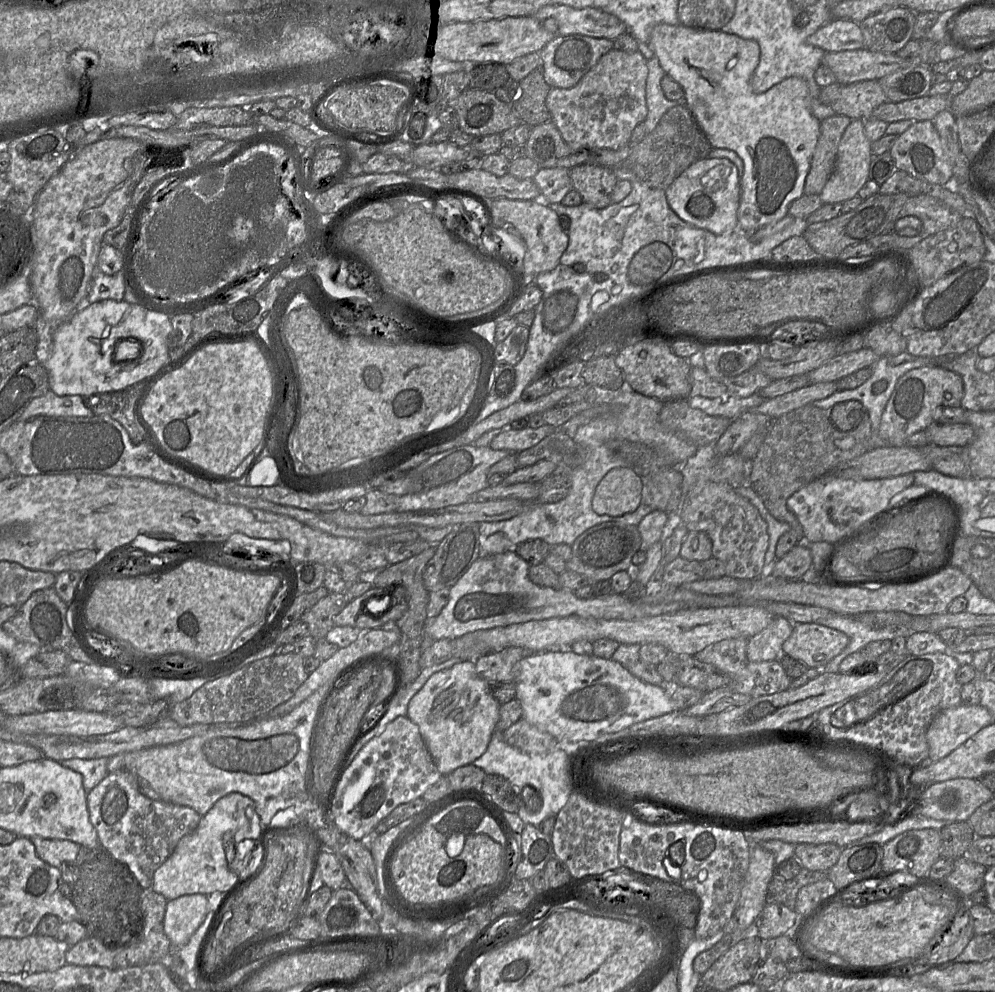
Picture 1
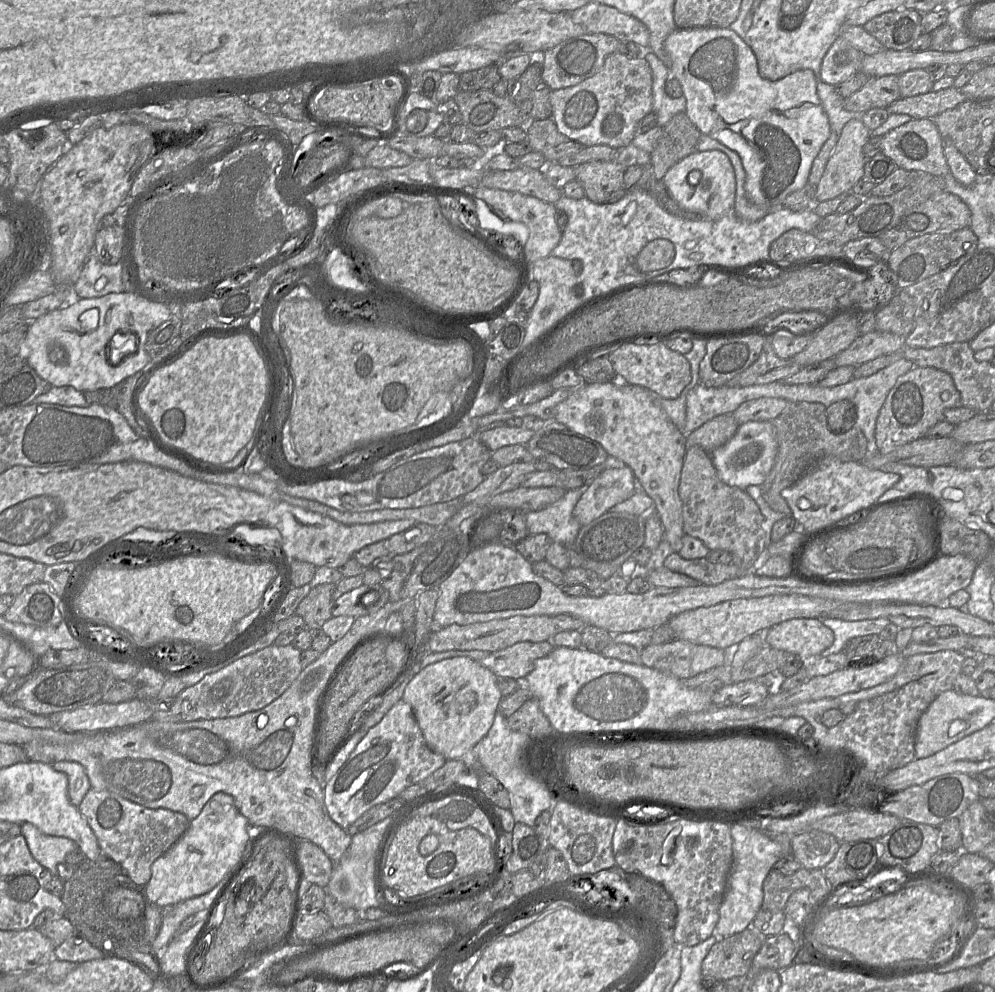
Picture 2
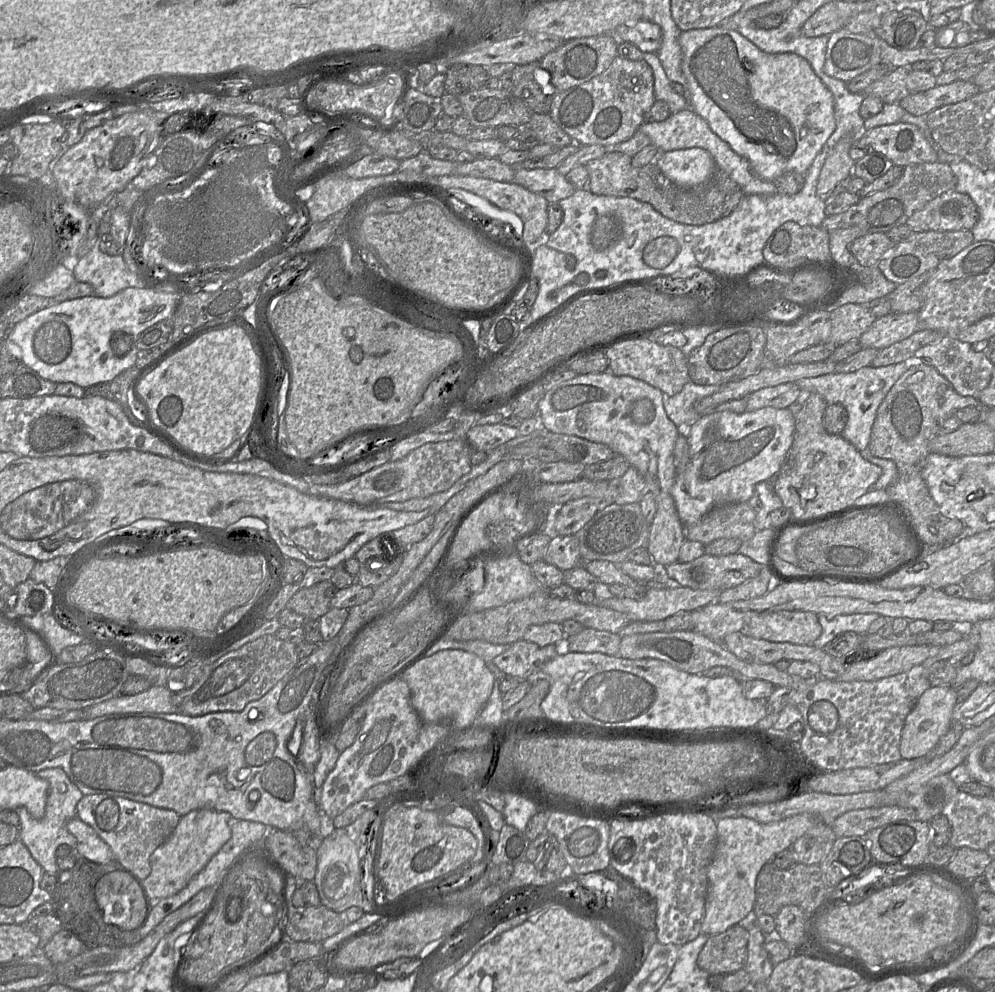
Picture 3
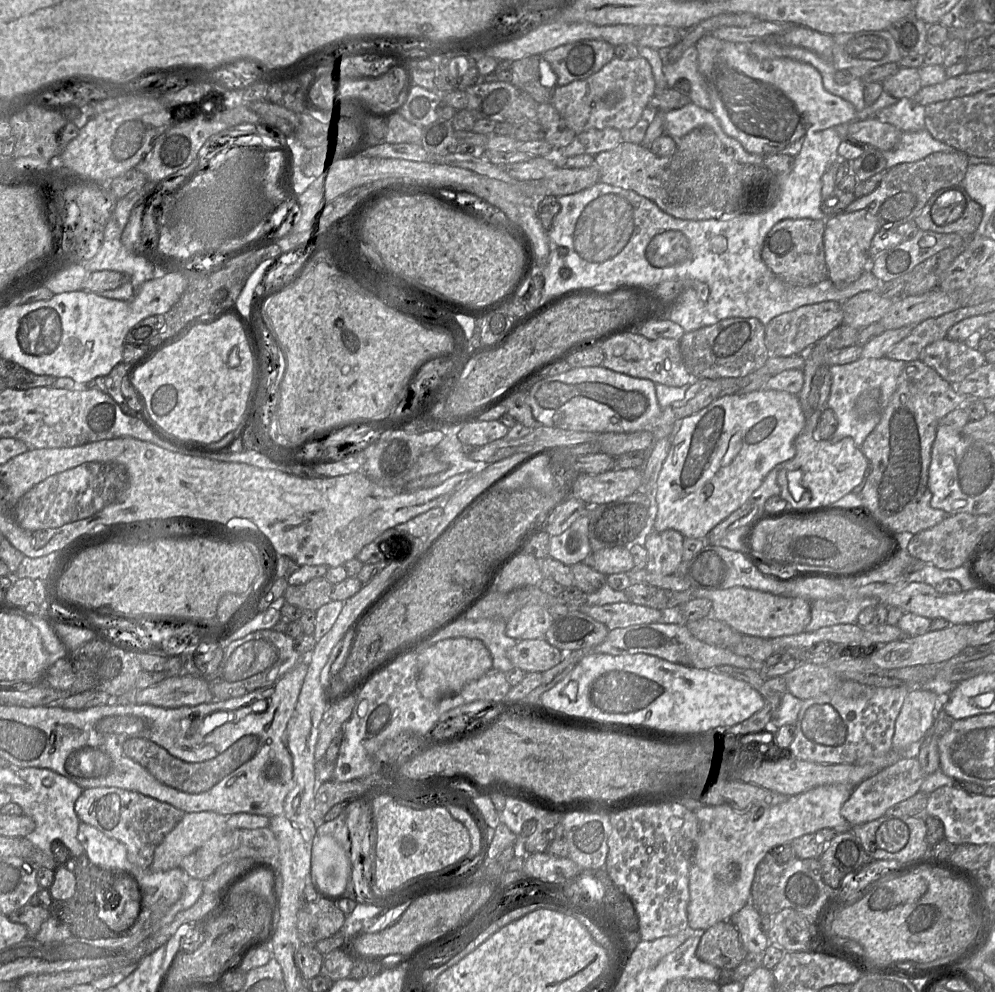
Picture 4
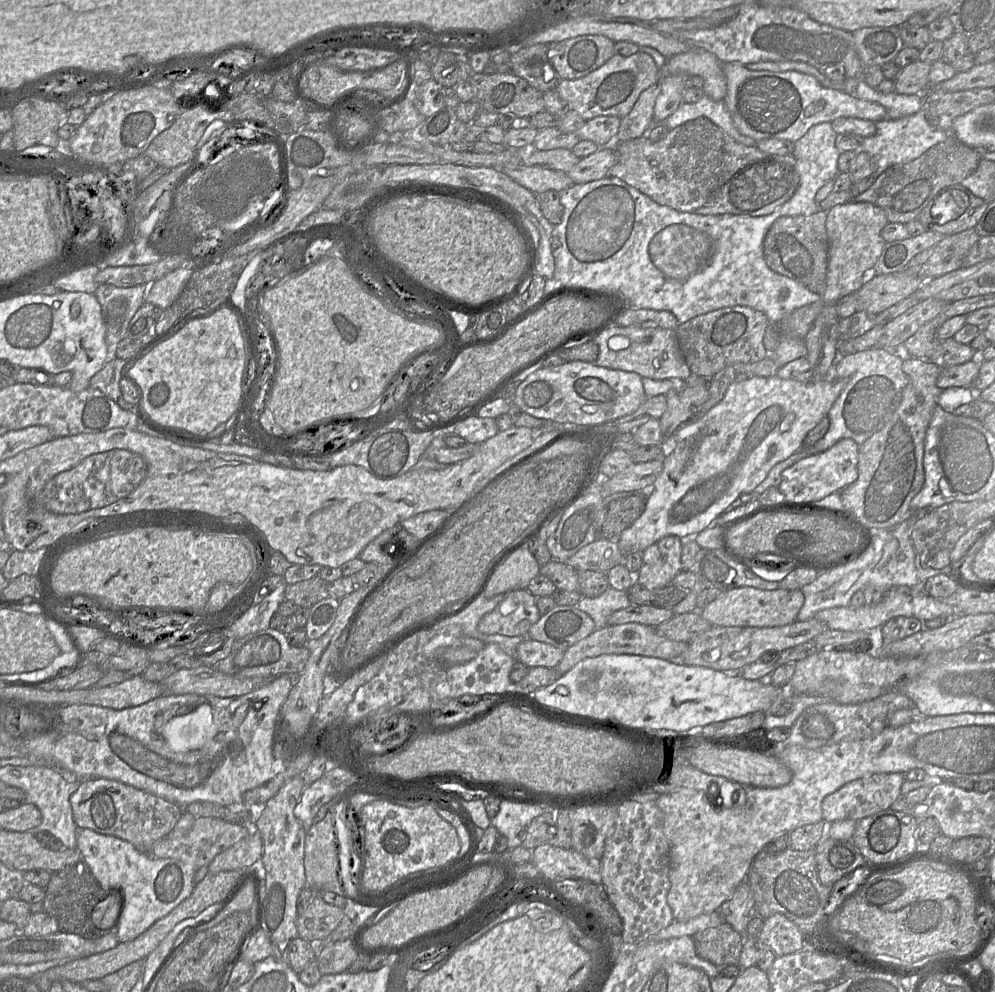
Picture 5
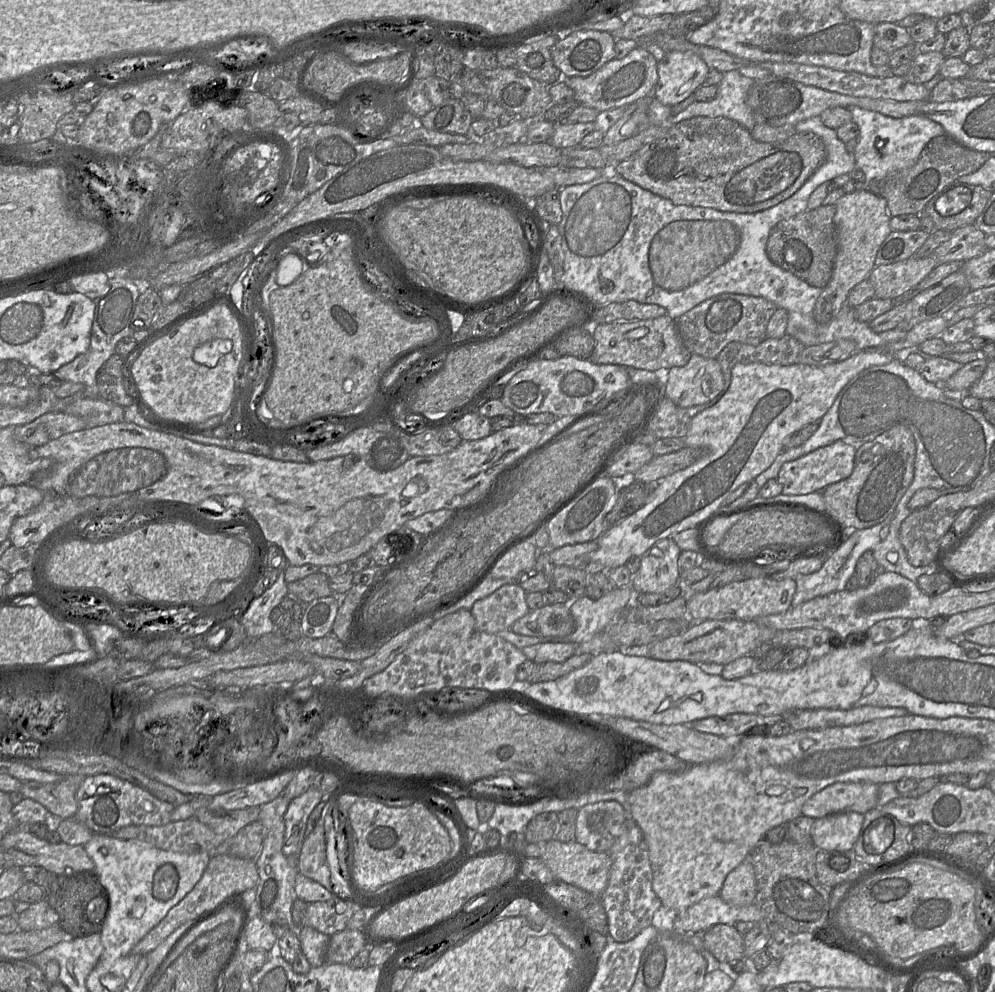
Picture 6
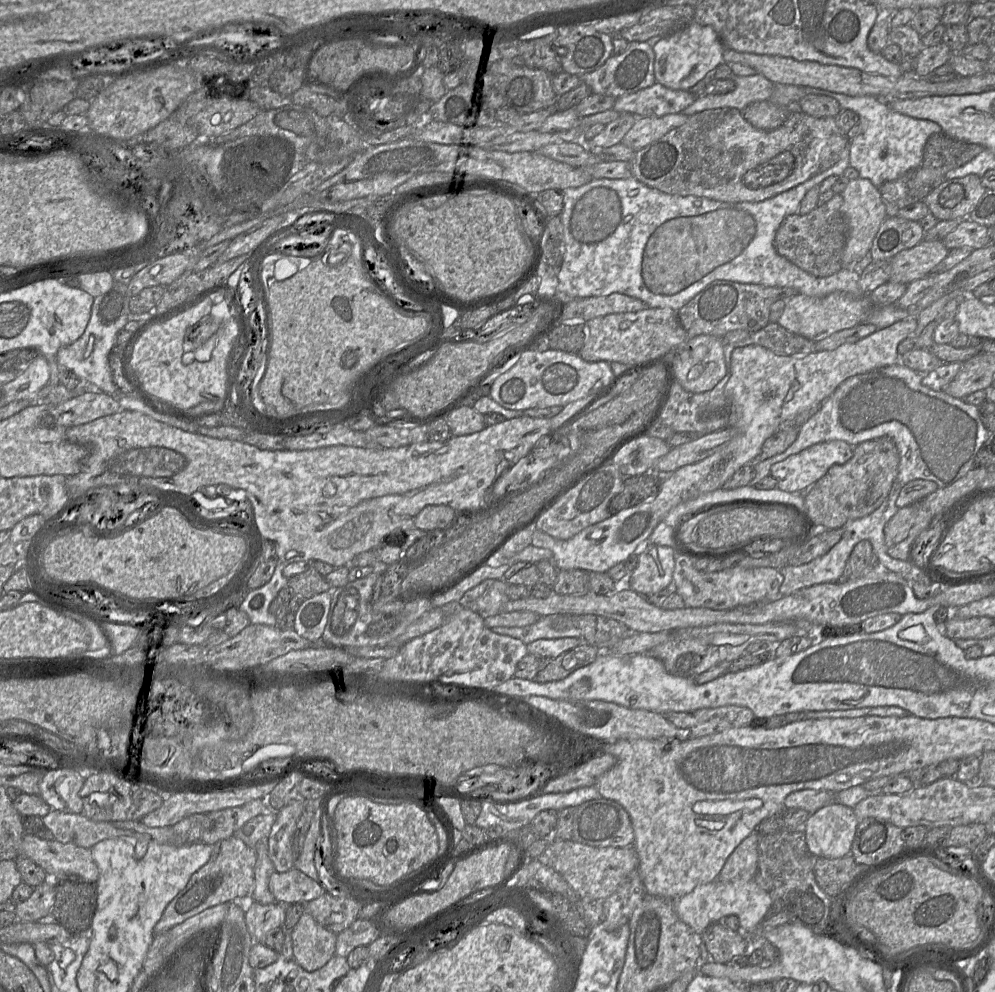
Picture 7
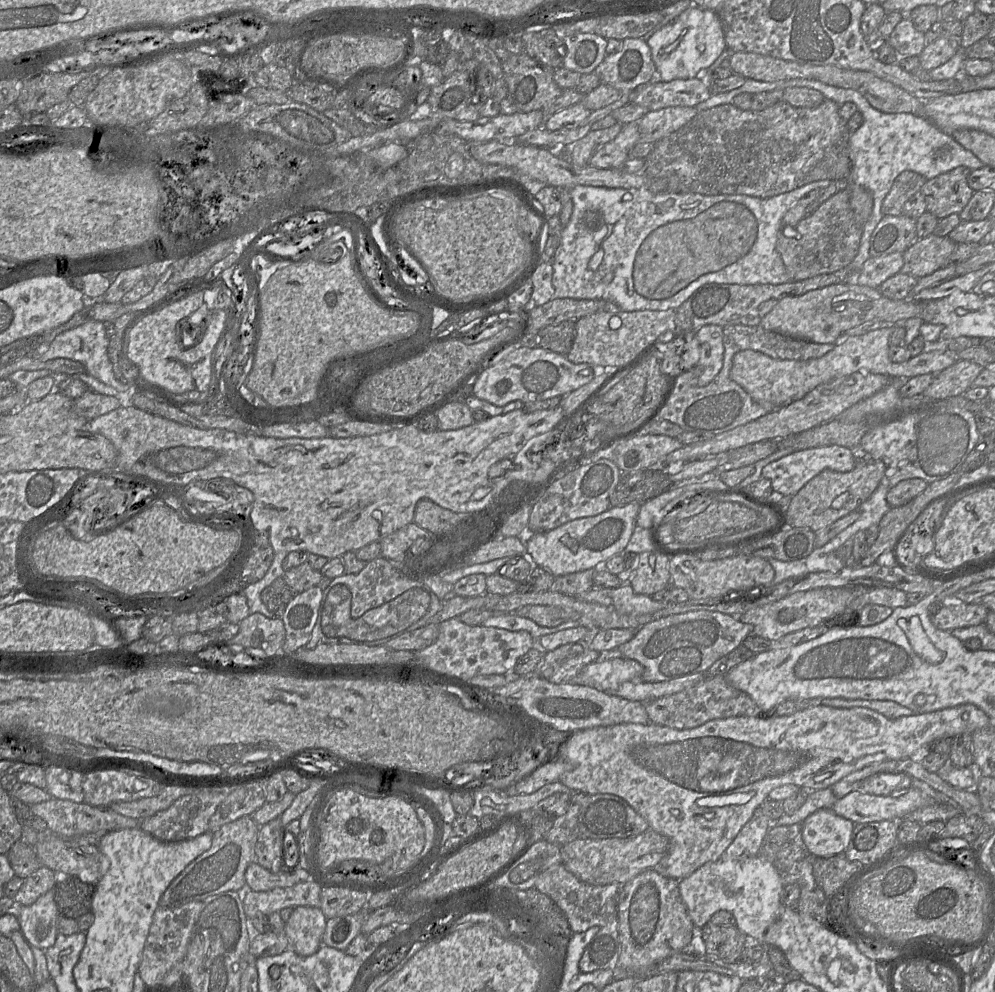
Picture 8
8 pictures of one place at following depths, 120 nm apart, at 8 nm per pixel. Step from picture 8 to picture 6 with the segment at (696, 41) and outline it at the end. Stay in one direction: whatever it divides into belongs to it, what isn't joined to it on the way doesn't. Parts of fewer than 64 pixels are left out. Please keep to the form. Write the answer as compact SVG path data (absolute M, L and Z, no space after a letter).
M670 52L658 62L658 81L653 96L662 104L674 106L704 84L710 68L691 52Z

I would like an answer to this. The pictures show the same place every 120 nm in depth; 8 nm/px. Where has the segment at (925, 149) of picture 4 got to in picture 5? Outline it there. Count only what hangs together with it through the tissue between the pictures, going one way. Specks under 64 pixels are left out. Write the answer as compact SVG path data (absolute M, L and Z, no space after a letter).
M922 108L914 115L895 120L878 121L875 122L875 125L876 133L863 140L862 152L869 154L876 163L876 169L869 177L880 176L894 165L909 163L920 157L932 146L944 142L950 136L953 136L933 128L926 120Z

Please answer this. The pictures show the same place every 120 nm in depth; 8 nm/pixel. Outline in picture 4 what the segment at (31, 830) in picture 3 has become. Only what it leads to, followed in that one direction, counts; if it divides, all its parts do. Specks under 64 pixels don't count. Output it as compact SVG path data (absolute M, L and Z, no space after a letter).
M28 767L15 770L26 785L8 785L4 792L11 796L11 802L22 808L23 814L31 817L36 823L36 828L26 838L47 855L52 855L50 846L54 840L61 841L69 849L71 856L83 855L84 848L77 838L81 822L74 810L75 802L83 789L50 769Z

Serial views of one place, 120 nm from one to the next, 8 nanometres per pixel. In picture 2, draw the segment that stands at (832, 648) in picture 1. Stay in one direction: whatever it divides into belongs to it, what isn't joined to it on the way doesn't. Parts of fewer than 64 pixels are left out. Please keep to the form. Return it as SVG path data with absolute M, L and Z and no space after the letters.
M795 618L767 629L765 643L797 655L817 659L834 642L834 633L818 618Z

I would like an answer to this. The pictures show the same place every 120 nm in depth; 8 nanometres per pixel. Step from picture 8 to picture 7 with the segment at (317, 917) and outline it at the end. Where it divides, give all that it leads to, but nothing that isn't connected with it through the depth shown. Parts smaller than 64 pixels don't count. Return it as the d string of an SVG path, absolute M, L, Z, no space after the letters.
M304 912L291 931L294 961L306 971L322 968L335 955L337 934Z

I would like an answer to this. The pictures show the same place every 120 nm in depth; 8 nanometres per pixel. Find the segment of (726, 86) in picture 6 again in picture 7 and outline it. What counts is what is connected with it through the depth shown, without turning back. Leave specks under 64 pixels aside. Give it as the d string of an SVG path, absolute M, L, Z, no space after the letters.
M760 74L752 76L730 75L735 83L735 89L726 94L703 94L685 108L681 113L691 115L709 109L735 108L743 111L748 105L768 100L772 94L774 83Z

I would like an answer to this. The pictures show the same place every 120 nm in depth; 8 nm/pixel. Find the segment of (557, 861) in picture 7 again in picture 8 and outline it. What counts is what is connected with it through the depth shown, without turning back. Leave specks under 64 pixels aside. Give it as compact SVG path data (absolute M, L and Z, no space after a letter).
M648 829L625 839L576 839L561 846L562 864L579 880L591 885L625 884L640 873L654 869L669 850L668 837Z

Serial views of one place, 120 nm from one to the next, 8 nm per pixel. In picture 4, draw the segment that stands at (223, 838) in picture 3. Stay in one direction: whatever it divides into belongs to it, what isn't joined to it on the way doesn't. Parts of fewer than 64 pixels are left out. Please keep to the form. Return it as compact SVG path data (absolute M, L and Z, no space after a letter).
M214 812L185 813L156 847L150 870L165 872L178 868L184 857L196 851L221 829L224 829L224 818Z

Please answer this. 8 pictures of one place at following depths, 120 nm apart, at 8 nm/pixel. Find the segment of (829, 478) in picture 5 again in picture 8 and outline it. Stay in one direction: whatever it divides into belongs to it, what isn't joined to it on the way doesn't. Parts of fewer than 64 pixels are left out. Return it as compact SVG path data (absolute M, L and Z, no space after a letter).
M828 445L794 451L767 464L762 470L762 478L771 481L774 492L784 496L795 495L808 481L823 470L849 472L857 463L856 451L841 445Z

